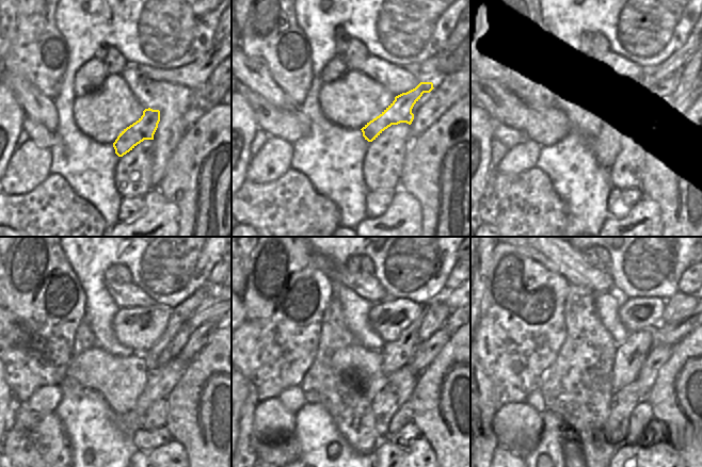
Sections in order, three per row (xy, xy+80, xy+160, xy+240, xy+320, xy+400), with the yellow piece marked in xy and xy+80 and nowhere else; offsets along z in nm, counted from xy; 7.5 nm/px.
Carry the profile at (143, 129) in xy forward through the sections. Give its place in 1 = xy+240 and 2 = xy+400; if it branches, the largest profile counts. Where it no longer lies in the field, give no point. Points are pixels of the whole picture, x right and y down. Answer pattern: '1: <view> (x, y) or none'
1: xy+240 (209, 309)
2: none

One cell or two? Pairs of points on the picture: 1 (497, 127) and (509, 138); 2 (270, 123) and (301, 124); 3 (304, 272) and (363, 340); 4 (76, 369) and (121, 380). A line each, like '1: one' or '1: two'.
1: one
2: one
3: two
4: one

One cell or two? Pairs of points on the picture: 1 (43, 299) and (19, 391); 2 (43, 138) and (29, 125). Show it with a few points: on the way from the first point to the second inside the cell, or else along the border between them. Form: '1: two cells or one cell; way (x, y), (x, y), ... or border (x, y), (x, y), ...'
1: one cell; way (43, 322), (41, 360), (33, 368)
2: one cell; way (40, 134), (32, 128)

